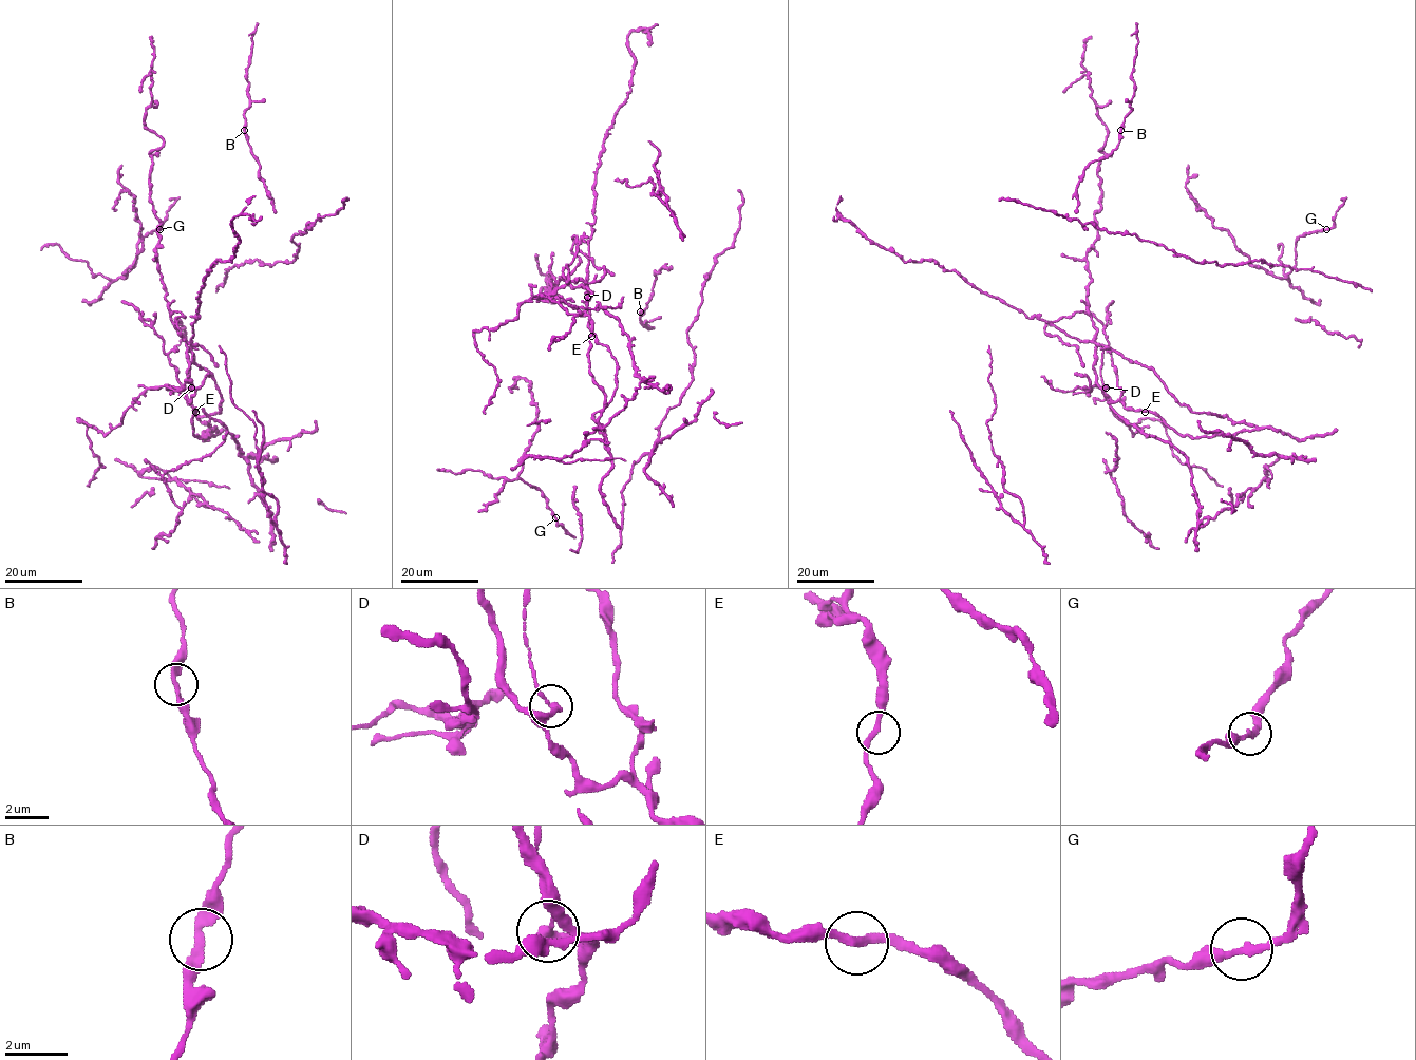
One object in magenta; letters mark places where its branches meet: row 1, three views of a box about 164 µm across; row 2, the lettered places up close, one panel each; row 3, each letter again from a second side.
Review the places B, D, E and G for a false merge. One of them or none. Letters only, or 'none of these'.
D

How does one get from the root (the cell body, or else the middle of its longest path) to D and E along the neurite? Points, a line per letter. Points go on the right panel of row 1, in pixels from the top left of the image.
D: (1129, 409), (1119, 400), (1113, 401), (1106, 393), (1106, 386)
E: (1129, 409), (1145, 412)

